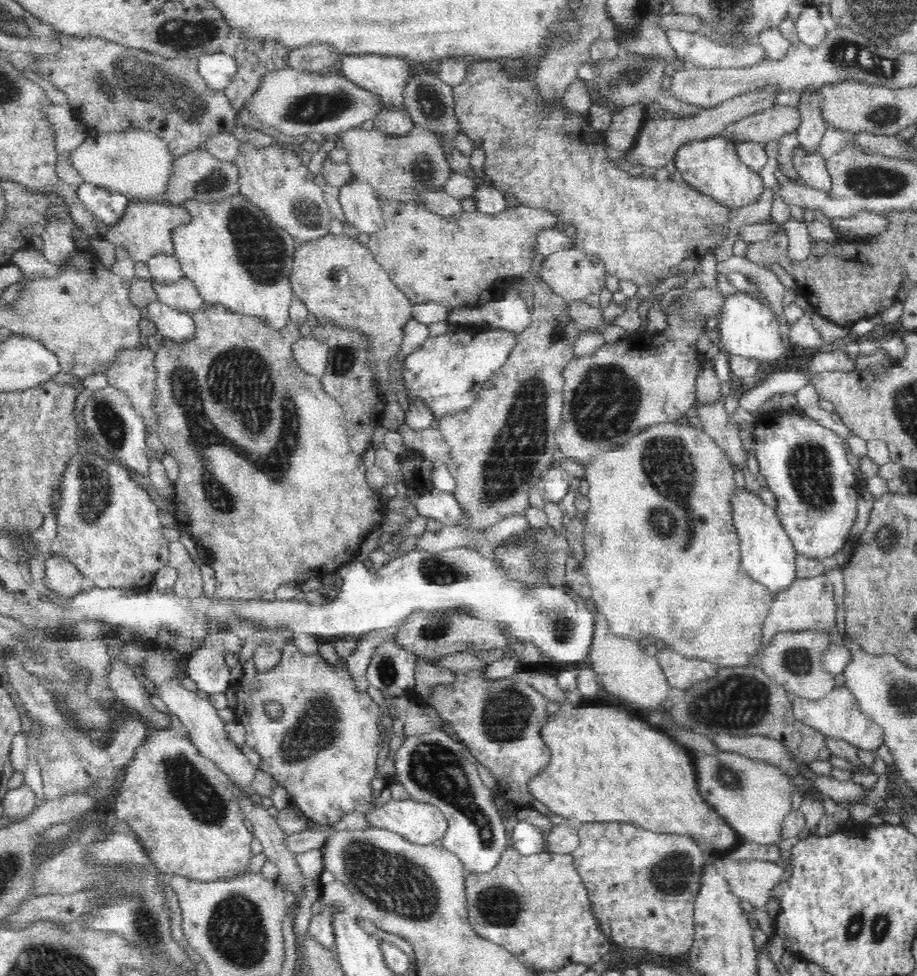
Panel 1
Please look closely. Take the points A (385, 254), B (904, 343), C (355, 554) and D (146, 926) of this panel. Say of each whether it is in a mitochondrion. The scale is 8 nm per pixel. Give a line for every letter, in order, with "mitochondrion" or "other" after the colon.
A: other
B: other
C: other
D: mitochondrion

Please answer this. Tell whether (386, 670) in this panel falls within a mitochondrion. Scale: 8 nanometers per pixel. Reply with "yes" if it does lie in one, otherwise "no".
yes

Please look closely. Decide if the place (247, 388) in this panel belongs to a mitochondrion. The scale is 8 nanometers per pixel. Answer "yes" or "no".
yes

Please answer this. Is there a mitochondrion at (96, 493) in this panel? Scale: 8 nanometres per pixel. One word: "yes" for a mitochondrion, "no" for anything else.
yes

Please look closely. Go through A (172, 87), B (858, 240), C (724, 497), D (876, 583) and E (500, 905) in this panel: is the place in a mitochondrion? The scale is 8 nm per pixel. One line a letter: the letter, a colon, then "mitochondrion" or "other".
A: mitochondrion
B: other
C: other
D: other
E: mitochondrion

